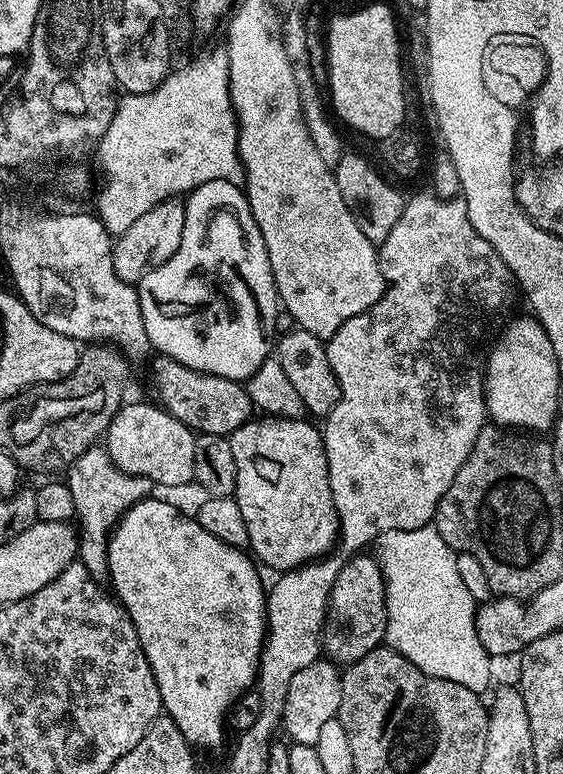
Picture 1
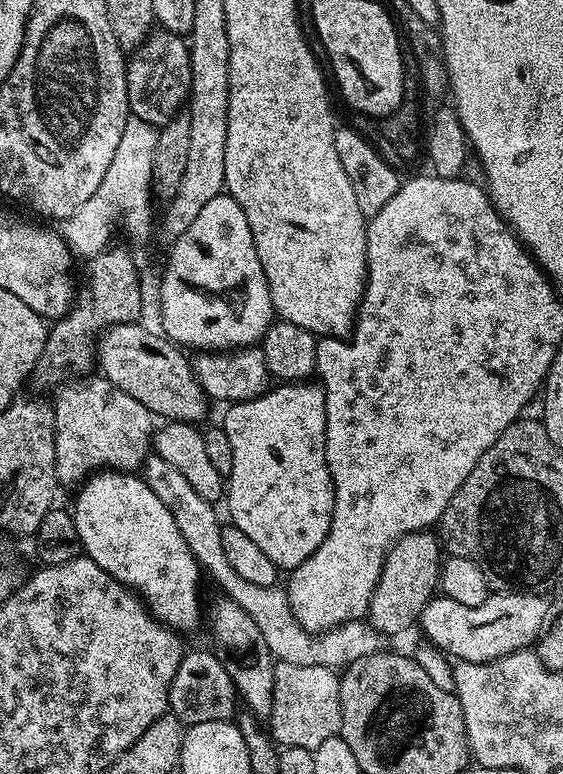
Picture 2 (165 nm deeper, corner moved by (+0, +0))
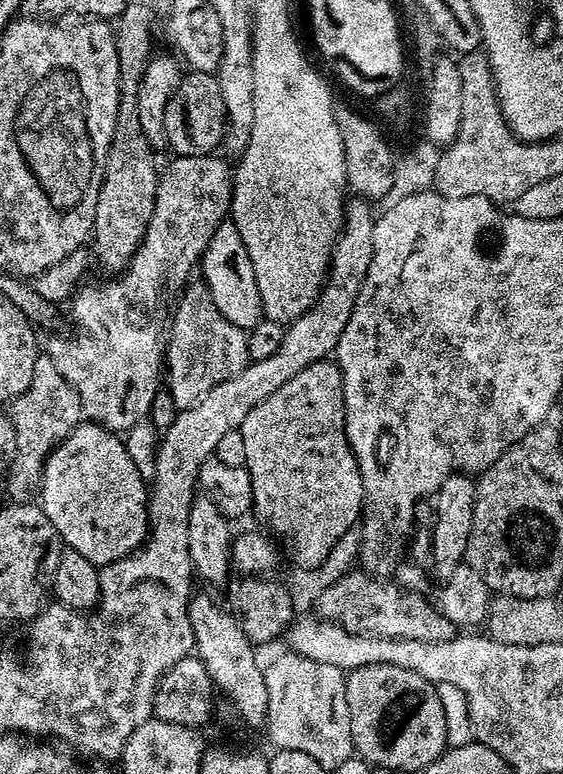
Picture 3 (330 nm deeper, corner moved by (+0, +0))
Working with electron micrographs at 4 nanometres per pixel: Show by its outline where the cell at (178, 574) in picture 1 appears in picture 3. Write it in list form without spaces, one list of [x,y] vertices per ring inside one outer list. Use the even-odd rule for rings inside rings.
[[[91,422],[81,423],[80,427],[74,429],[73,432],[49,454],[47,462],[44,463],[44,478],[40,481],[38,504],[39,507],[43,508],[46,518],[50,518],[50,522],[54,526],[56,533],[59,534],[61,541],[63,541],[71,551],[82,554],[82,558],[86,558],[91,564],[97,566],[112,564],[116,560],[121,560],[123,556],[132,555],[132,553],[144,543],[150,531],[150,496],[146,491],[145,477],[140,476],[138,474],[138,466],[134,466],[134,462],[130,462],[130,454],[124,448],[123,439],[121,439],[117,433],[109,432],[107,428],[102,428],[99,424]]]

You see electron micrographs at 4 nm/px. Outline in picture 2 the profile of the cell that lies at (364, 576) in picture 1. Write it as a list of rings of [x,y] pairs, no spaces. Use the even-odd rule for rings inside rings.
[[[428,530],[407,532],[392,545],[387,558],[384,559],[380,581],[368,607],[367,619],[373,628],[391,638],[419,621],[424,607],[438,592],[442,563],[440,552],[442,553],[441,541]]]

